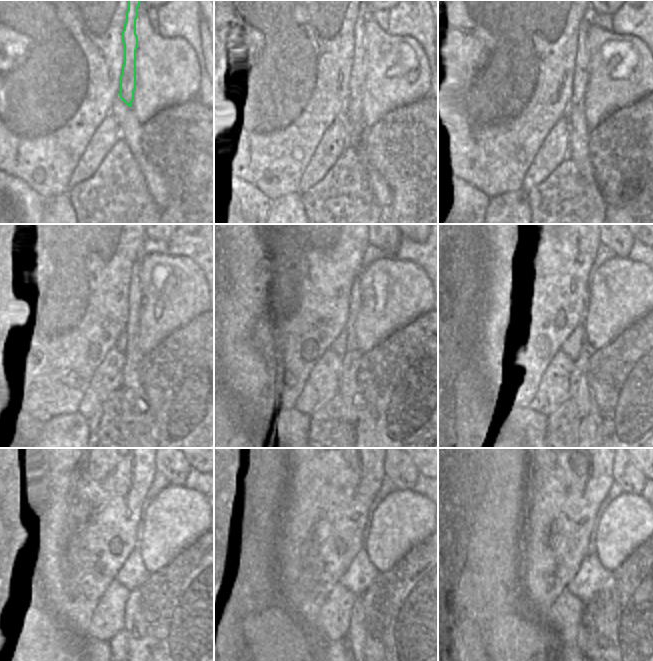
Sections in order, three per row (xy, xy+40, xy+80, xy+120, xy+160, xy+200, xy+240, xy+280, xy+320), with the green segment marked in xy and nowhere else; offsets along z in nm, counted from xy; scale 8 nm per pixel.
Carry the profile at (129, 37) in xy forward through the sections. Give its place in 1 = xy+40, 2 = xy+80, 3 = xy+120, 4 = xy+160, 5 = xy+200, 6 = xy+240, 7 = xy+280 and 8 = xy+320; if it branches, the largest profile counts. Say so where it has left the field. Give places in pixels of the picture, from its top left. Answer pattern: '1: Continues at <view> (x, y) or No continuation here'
1: Continues at xy+40 (353, 109)
2: Continues at xy+80 (580, 138)
3: Continues at xy+120 (137, 399)
4: Continues at xy+160 (353, 389)
5: Continues at xy+200 (579, 385)
6: Continues at xy+240 (138, 642)
7: Continues at xy+280 (358, 634)
8: Continues at xy+320 (584, 644).

